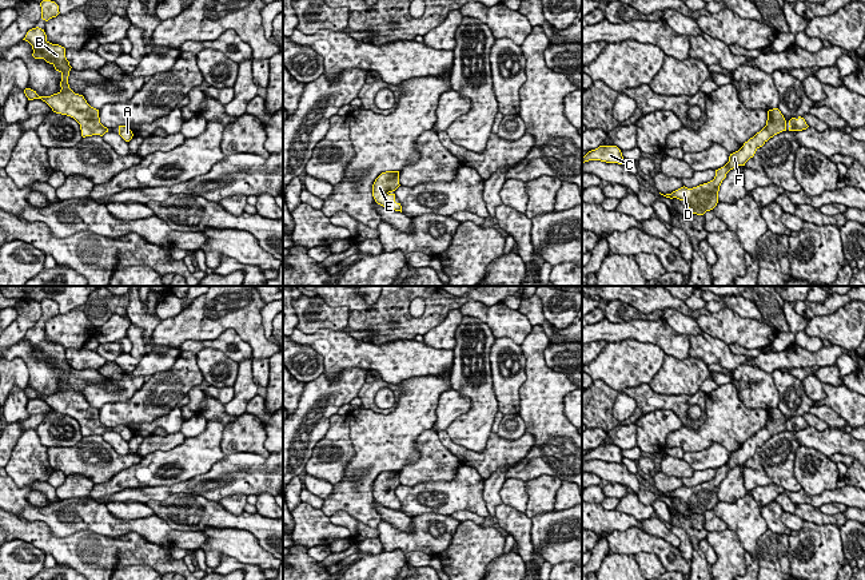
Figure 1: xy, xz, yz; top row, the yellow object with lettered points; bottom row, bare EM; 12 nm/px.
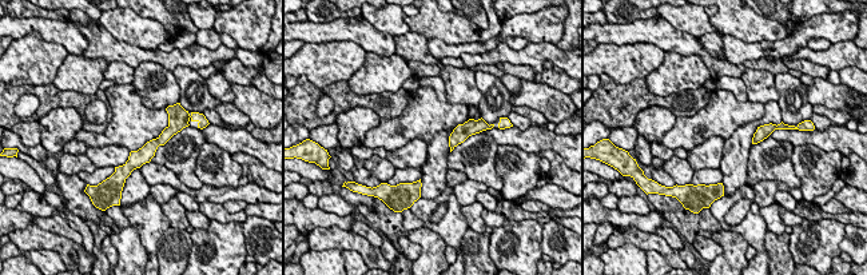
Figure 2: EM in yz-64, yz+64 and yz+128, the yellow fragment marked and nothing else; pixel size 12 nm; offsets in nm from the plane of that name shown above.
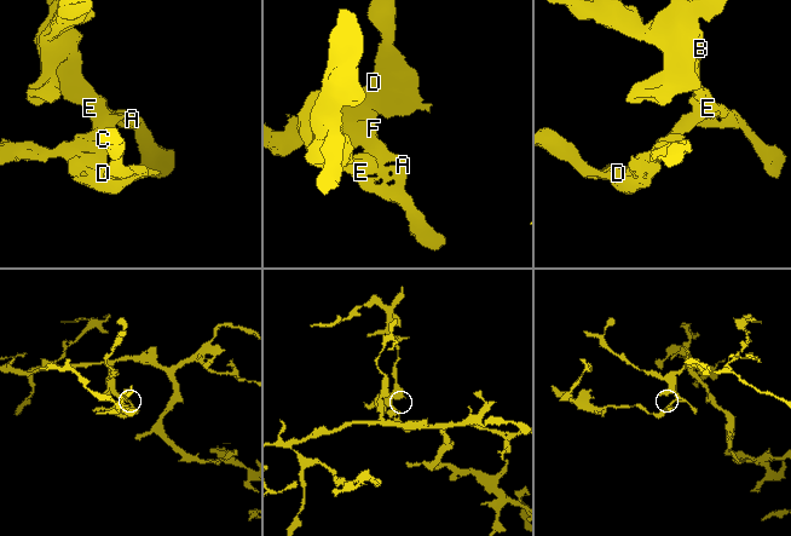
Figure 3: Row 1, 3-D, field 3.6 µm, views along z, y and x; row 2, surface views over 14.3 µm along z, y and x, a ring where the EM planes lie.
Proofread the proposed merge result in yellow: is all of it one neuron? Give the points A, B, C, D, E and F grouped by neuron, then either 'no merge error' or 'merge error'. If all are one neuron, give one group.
groups A B C D E F; no merge error

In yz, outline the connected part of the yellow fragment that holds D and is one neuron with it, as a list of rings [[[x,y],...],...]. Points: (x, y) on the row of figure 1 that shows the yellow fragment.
[[[778,108],[769,110],[766,126],[753,138],[745,142],[738,151],[730,154],[729,162],[724,167],[715,170],[715,176],[713,180],[693,188],[683,186],[663,196],[683,200],[690,208],[691,214],[703,215],[706,211],[710,211],[717,206],[719,186],[730,170],[737,166],[745,166],[745,163],[754,156],[756,151],[774,135],[786,130],[802,131],[808,127],[809,126],[806,124],[805,119],[801,116],[797,119],[792,118],[789,122],[786,122]]]

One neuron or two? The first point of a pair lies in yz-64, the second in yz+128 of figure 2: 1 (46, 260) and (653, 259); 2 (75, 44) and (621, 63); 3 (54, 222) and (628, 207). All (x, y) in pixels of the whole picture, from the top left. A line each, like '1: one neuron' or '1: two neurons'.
1: one neuron
2: two neurons
3: two neurons

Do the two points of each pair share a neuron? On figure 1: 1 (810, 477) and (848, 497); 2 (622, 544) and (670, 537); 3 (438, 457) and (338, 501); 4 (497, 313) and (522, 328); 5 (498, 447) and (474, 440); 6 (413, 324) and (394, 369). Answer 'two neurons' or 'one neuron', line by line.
1: two neurons
2: two neurons
3: two neurons
4: one neuron
5: two neurons
6: two neurons

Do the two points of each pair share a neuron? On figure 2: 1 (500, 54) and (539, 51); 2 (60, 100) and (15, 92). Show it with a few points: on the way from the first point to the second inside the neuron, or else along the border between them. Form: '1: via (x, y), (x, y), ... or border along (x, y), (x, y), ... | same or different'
1: via (509, 55), (529, 55) | same
2: via (50, 96), (38, 90), (26, 90) | same

